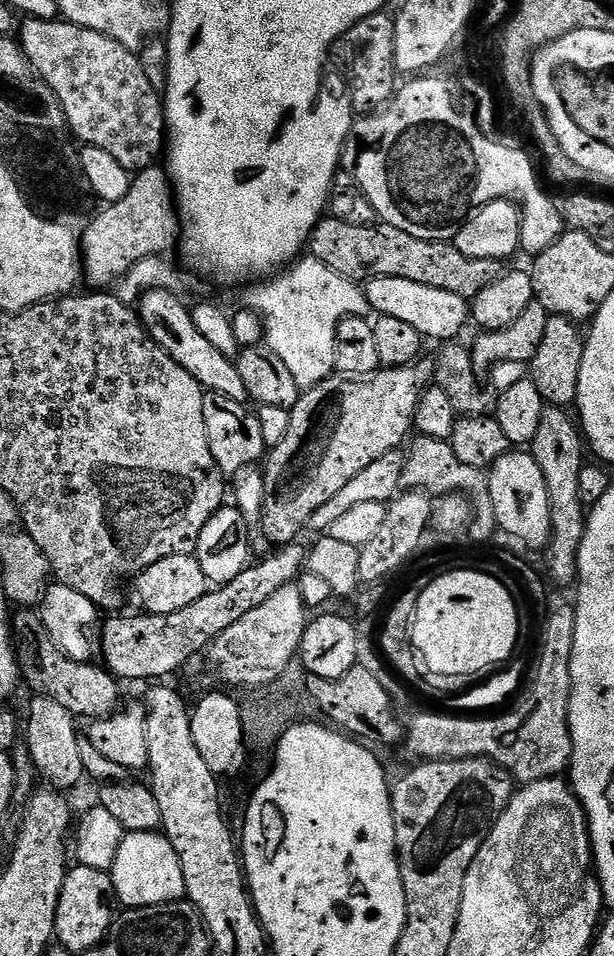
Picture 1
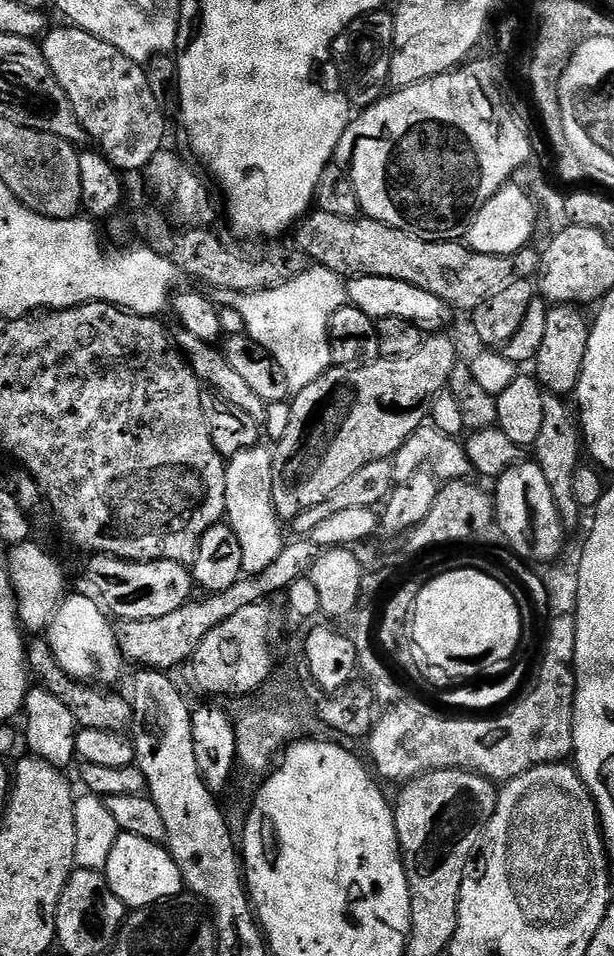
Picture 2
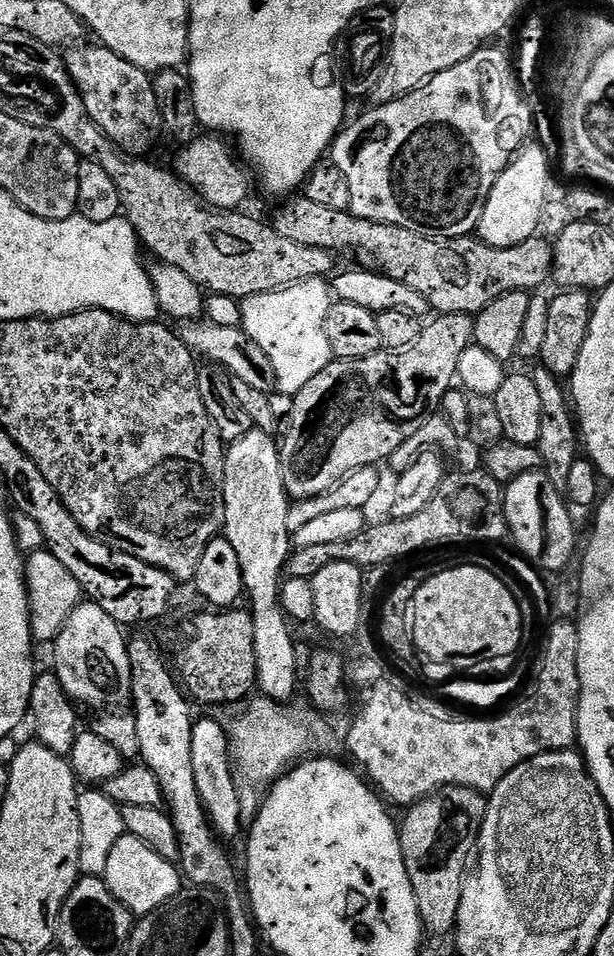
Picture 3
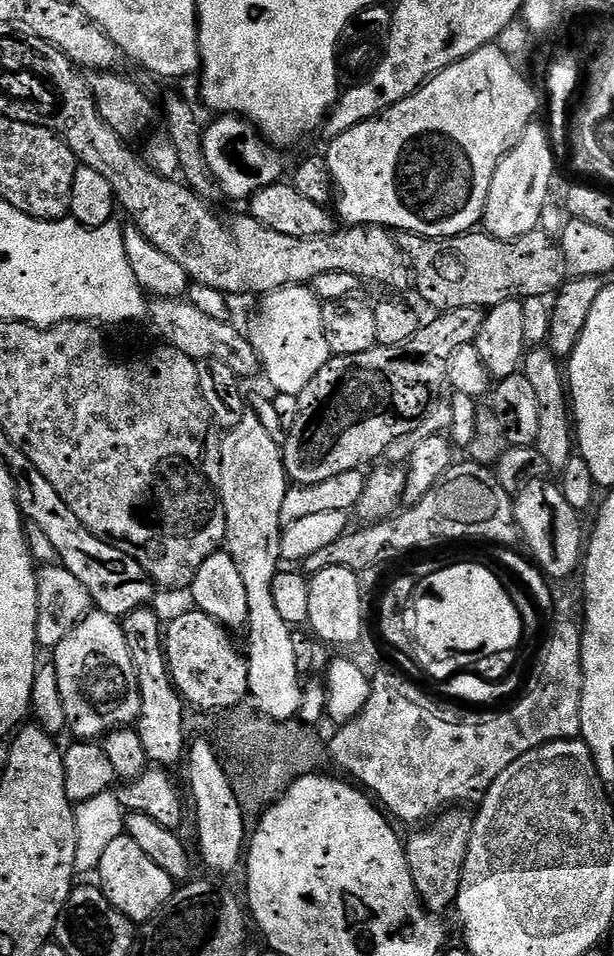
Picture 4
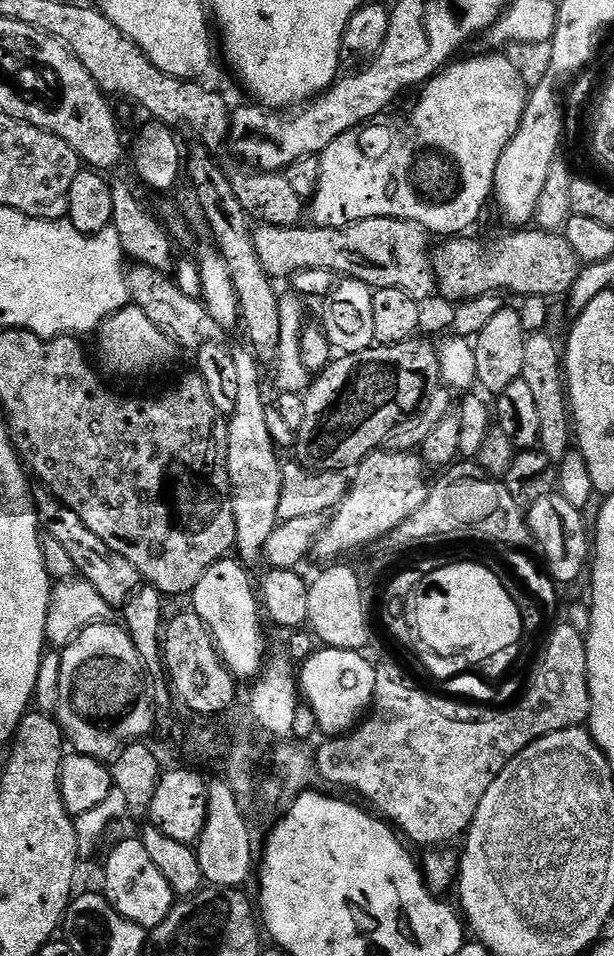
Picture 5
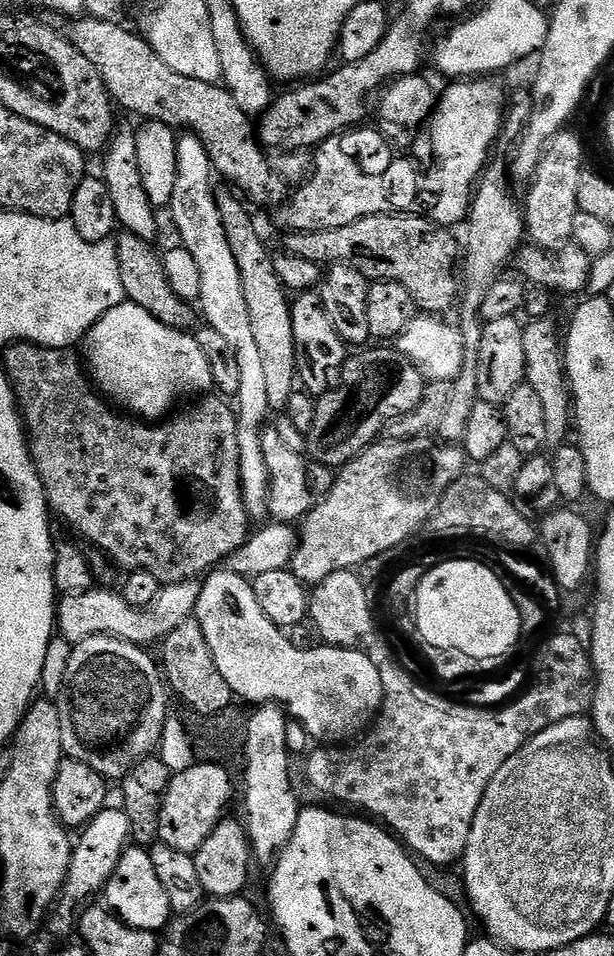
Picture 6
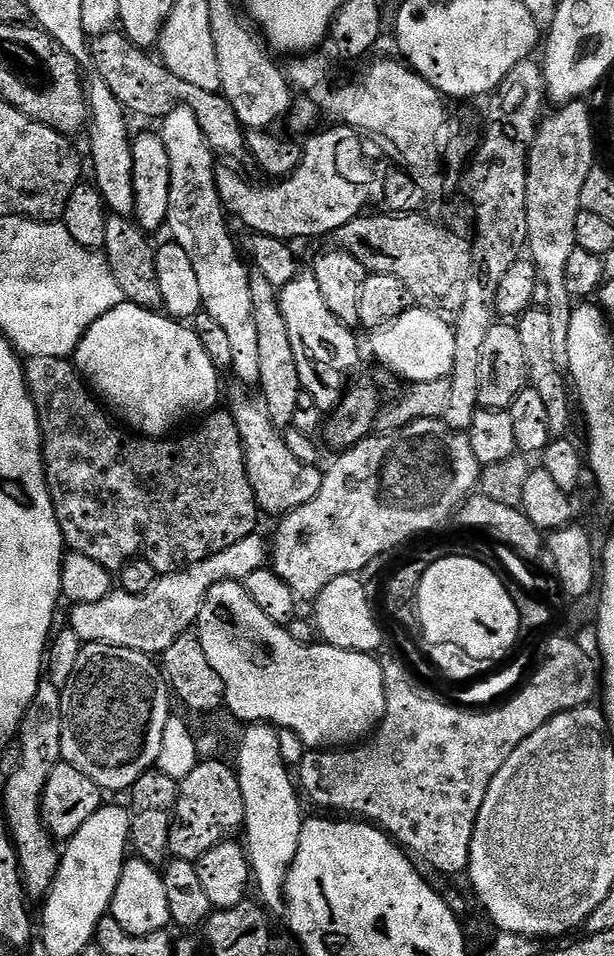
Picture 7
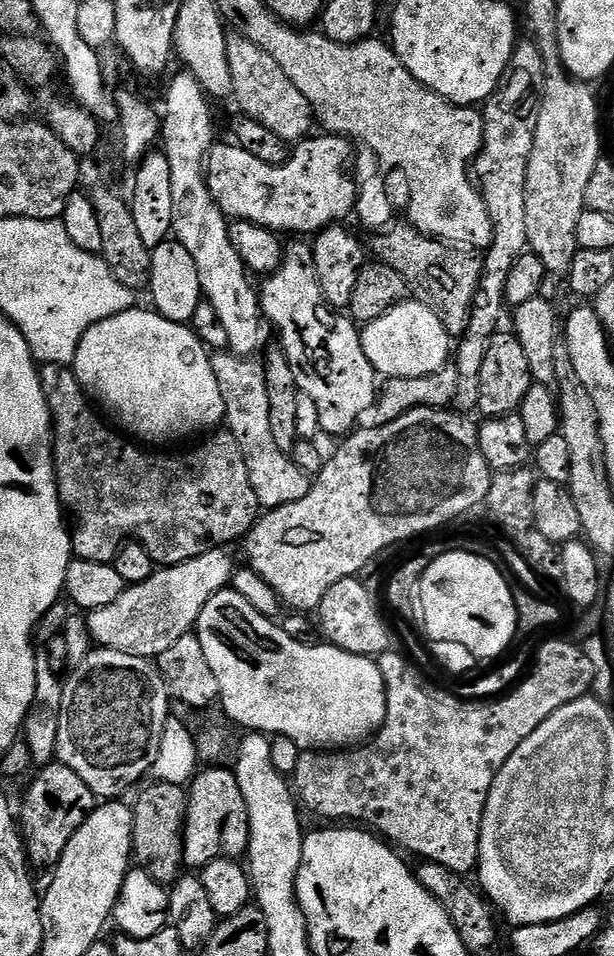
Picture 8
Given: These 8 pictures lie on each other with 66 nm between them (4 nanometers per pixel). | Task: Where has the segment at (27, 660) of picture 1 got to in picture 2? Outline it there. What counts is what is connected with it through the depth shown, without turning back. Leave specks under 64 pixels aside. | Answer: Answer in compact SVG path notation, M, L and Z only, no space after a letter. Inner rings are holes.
M29 639L26 644L26 651L28 653L29 673L35 679L36 676L40 679L37 680L39 687L45 688L46 691L54 694L62 702L66 702L70 714L74 714L74 718L80 728L123 733L125 730L133 727L134 713L132 710L132 701L127 695L125 697L119 696L116 690L104 691L99 687L72 679L62 666L58 666L58 662L52 653L52 647L48 645L47 639Z

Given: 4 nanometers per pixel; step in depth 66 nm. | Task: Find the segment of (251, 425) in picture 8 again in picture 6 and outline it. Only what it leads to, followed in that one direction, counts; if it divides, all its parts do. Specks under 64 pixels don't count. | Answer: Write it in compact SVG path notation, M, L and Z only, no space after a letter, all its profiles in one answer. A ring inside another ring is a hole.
M274 430L260 433L262 458L268 471L268 516L277 524L295 525L319 506L332 489L333 469L313 462L307 455L290 450Z

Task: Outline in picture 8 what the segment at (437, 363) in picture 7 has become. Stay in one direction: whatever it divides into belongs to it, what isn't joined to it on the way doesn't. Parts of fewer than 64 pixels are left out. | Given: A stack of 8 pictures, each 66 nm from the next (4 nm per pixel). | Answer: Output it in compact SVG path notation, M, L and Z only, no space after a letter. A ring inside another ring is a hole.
M414 298L394 306L382 314L382 318L374 318L374 322L363 325L360 341L366 358L370 358L370 366L384 378L422 378L434 374L450 360L450 337L438 314Z

